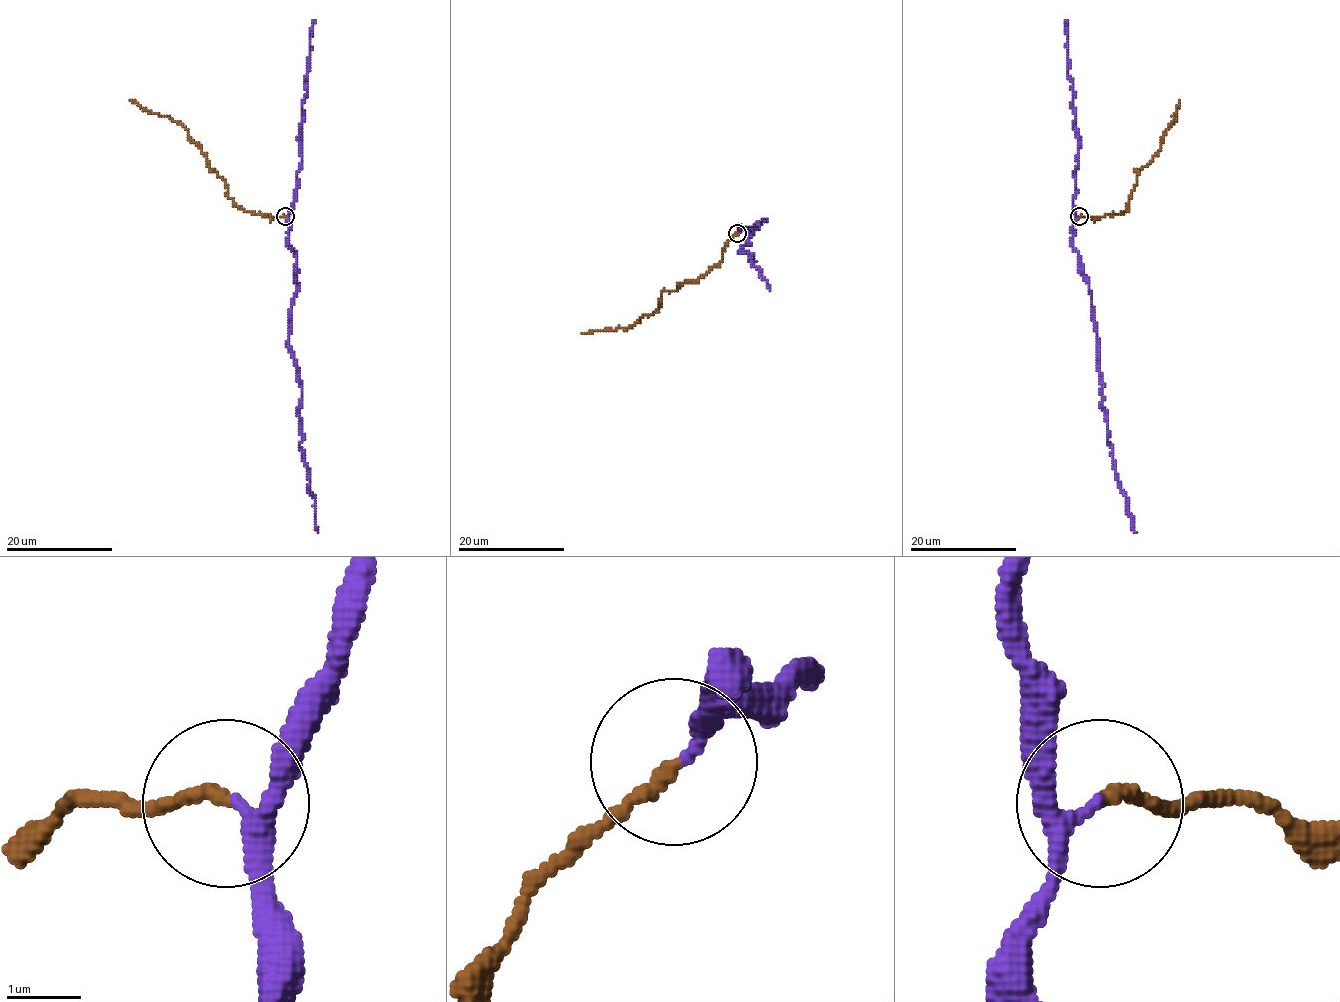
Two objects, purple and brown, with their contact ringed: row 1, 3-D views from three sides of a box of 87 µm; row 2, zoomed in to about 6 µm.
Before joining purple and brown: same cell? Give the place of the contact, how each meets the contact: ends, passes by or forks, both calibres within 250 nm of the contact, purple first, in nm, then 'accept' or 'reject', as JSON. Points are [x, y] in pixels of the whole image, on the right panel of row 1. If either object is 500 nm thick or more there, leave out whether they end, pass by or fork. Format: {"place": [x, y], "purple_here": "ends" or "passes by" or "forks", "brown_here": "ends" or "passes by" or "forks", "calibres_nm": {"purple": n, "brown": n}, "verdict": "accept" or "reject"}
{"place": [1079, 216], "purple_here": "passes by", "brown_here": "ends", "calibres_nm": {"purple": 200, "brown": 180}, "verdict": "accept"}

